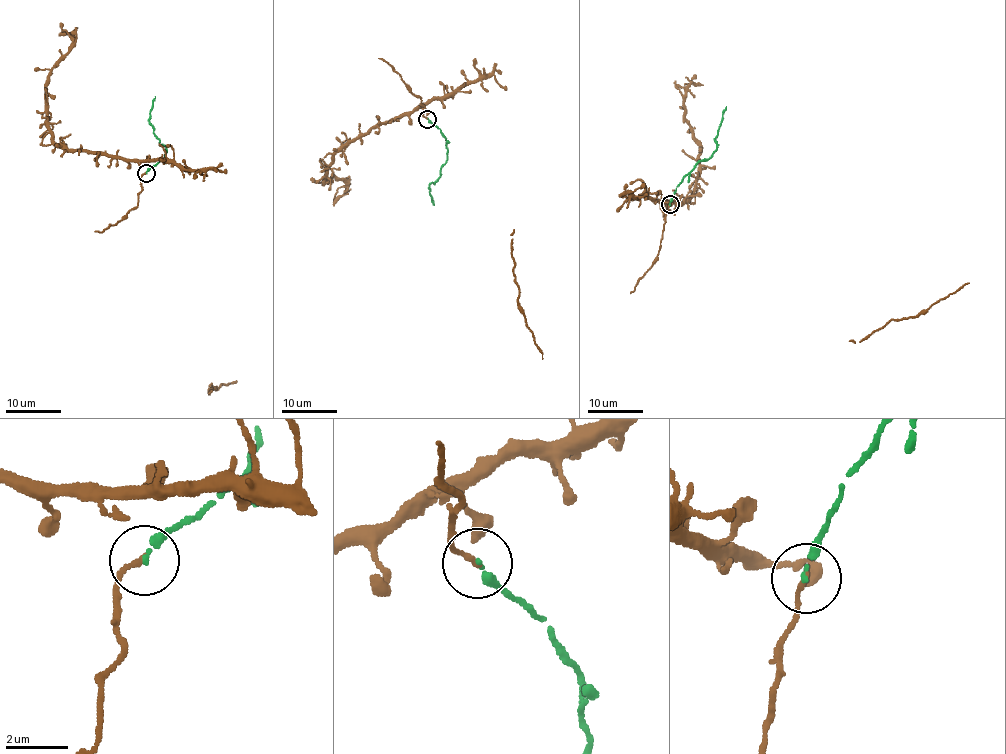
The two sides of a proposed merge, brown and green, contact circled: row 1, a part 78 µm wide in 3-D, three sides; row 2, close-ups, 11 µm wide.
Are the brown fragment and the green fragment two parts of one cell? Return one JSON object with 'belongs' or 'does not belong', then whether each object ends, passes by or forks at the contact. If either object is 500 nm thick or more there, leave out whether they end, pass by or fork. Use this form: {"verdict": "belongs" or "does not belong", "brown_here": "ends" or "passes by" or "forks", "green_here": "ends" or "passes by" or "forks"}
{"verdict": "belongs", "brown_here": "ends", "green_here": "ends"}

